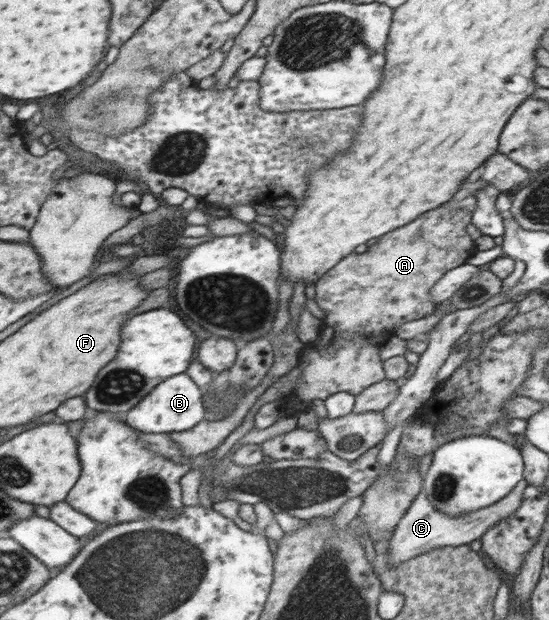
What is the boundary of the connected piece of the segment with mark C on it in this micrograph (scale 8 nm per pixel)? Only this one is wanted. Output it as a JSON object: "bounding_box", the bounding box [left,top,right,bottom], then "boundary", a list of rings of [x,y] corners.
{"bounding_box":[387,478,527,566],"boundary":[[[522,478],[522,480],[519,481],[505,497],[499,499],[498,502],[472,511],[471,513],[465,513],[459,517],[451,517],[446,513],[441,513],[441,511],[434,509],[431,503],[428,502],[423,490],[421,490],[413,498],[407,511],[405,511],[395,526],[395,529],[392,531],[389,539],[389,559],[387,559],[389,566],[395,566],[402,561],[408,561],[428,549],[443,546],[455,547],[458,545],[468,545],[472,540],[475,541],[475,539],[479,539],[492,525],[509,517],[519,507],[519,504],[523,500],[522,493],[525,486],[527,486],[526,478]]]}

